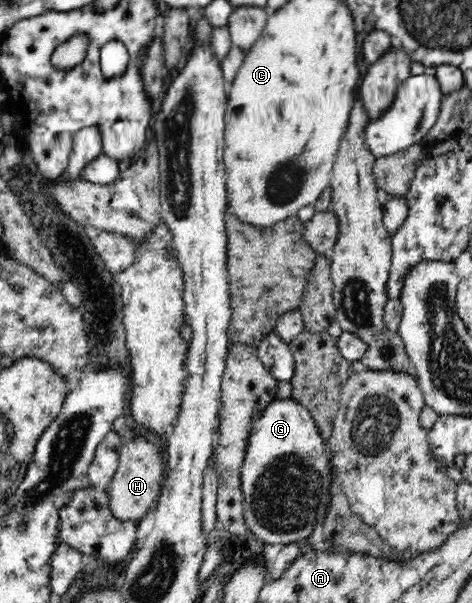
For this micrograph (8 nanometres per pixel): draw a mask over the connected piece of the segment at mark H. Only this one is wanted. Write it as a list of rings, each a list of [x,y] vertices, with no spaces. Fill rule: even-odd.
[[[149,435],[134,436],[124,444],[113,481],[106,488],[109,494],[109,508],[114,517],[121,520],[139,521],[161,495],[165,475],[165,457],[167,454],[159,448],[157,442],[151,442]]]

